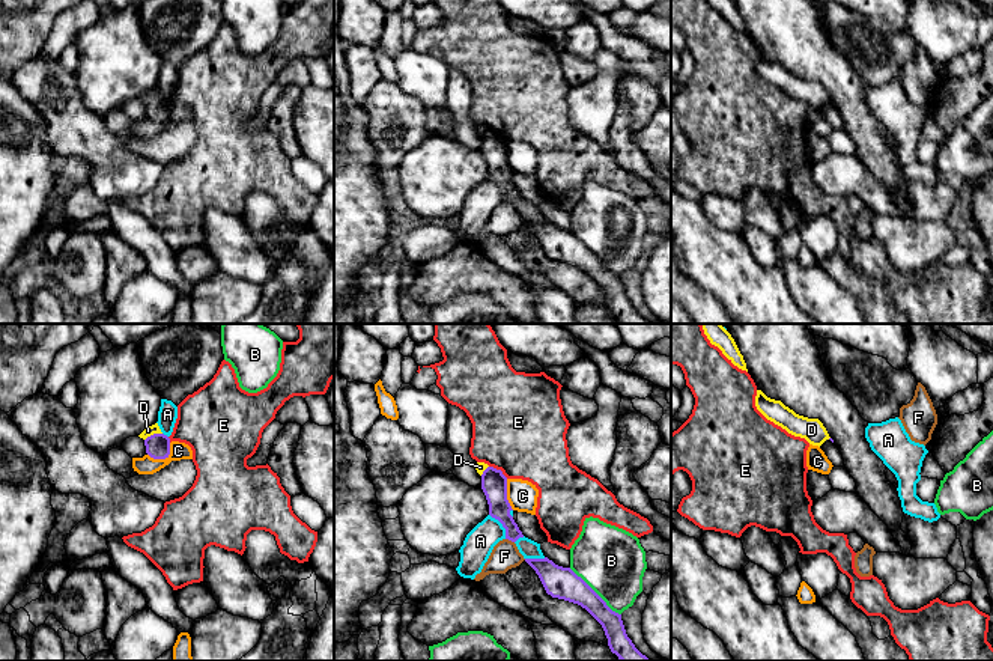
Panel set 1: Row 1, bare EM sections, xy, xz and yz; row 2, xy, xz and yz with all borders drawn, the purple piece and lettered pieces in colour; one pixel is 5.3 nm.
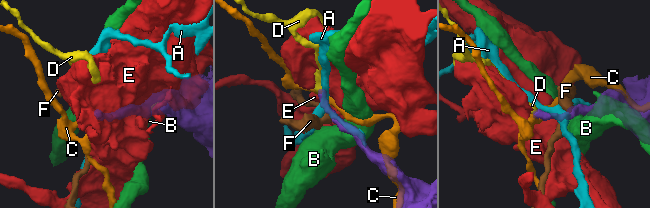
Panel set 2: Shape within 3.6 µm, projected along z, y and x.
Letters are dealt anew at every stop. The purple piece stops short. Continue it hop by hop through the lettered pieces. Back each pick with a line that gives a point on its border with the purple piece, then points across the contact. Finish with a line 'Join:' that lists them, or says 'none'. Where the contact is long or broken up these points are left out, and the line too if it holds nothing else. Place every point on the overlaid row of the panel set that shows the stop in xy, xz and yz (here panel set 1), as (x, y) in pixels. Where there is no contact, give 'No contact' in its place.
Join: none

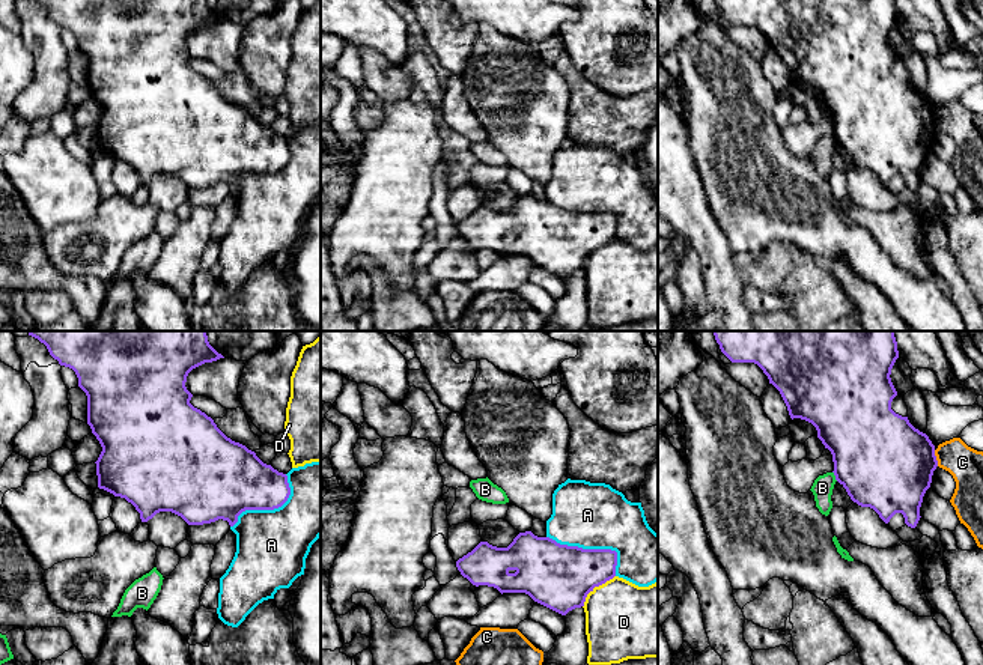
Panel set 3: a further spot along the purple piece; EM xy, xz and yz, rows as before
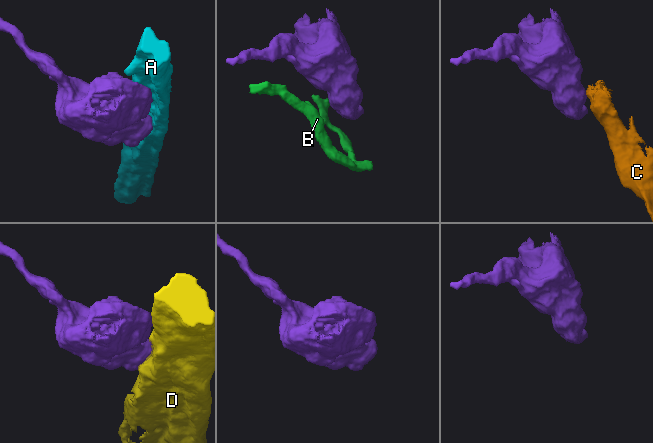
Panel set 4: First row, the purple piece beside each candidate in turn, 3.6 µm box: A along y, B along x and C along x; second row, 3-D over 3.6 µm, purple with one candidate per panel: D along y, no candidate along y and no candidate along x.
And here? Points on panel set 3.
Join: none

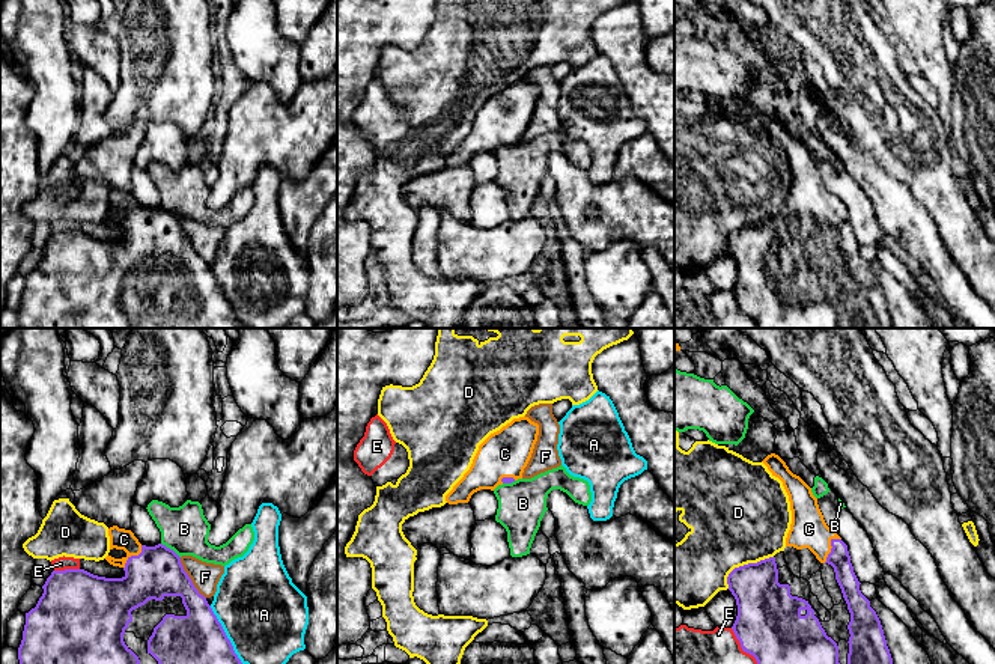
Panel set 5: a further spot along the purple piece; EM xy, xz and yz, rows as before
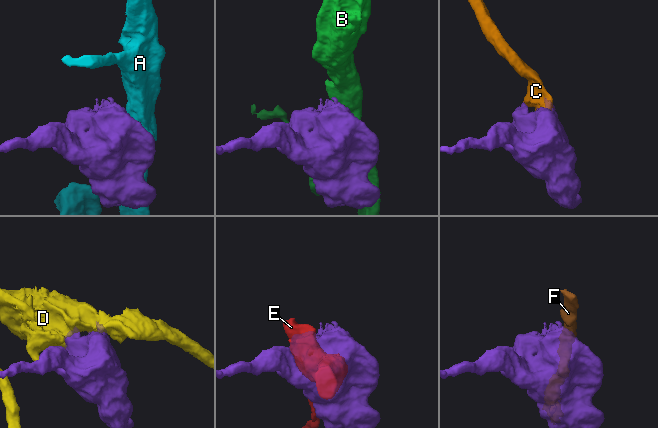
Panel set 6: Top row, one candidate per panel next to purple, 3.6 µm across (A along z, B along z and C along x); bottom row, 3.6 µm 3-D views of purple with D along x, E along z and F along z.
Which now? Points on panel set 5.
C: Touches purple at yz (831, 545)
Join: C

